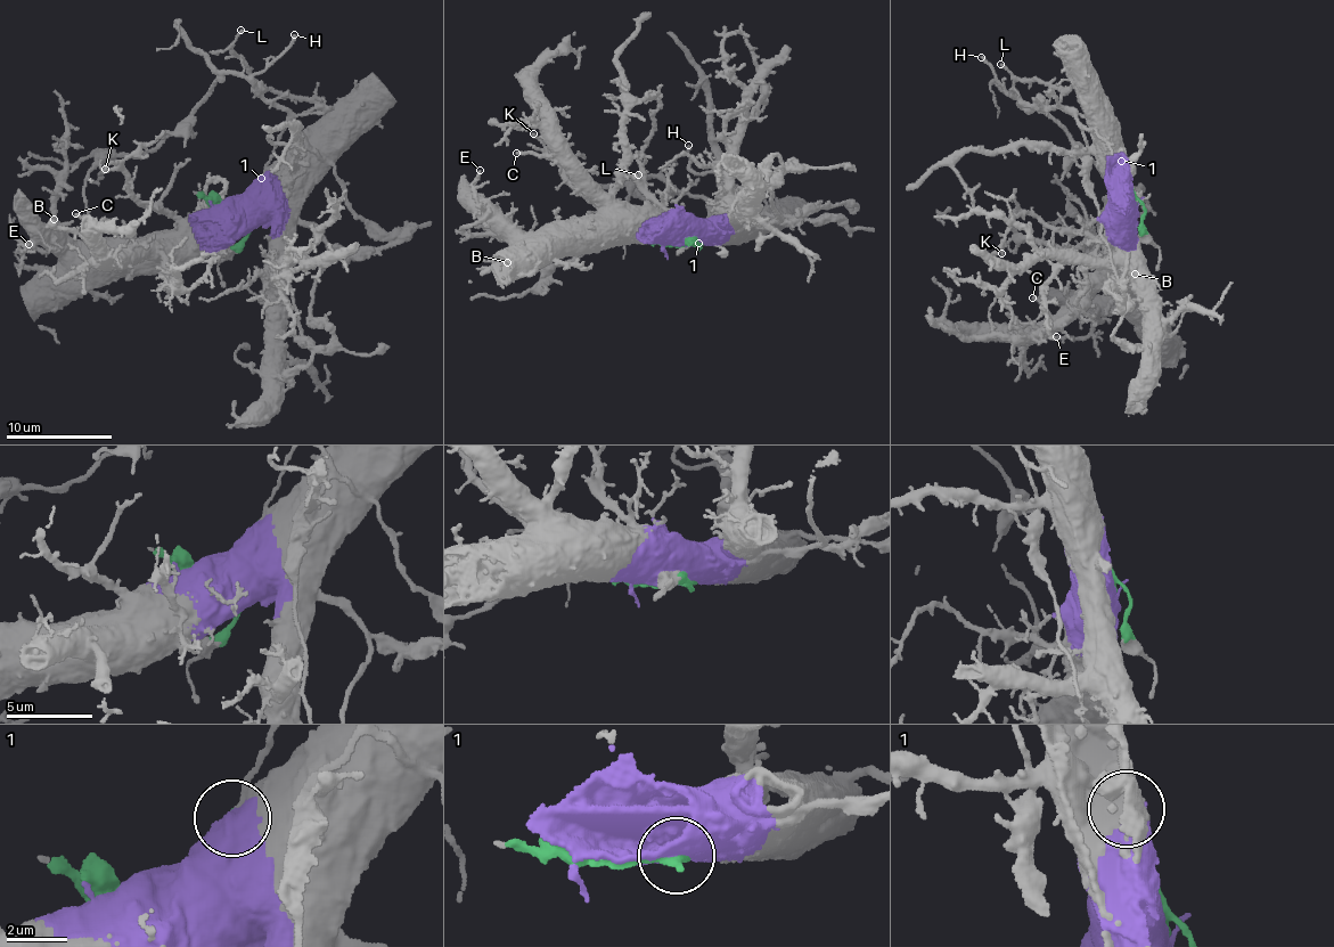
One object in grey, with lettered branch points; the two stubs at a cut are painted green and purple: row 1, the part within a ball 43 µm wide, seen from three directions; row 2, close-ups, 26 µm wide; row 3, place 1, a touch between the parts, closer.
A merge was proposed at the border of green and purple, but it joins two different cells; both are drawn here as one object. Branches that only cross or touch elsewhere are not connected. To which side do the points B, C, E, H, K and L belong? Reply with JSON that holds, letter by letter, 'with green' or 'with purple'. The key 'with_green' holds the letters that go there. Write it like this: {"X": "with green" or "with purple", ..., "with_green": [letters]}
{"B": "with purple", "C": "with purple", "E": "with purple", "H": "with green", "K": "with purple", "L": "with purple", "with_green": ["H"]}

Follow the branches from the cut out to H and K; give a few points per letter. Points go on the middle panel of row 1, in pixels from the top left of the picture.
H: (685, 245), (702, 243), (697, 244), (706, 223), (708, 202), (684, 193), (662, 176), (687, 145)
K: (685, 245), (662, 243), (612, 220), (566, 178), (566, 165), (532, 135)

